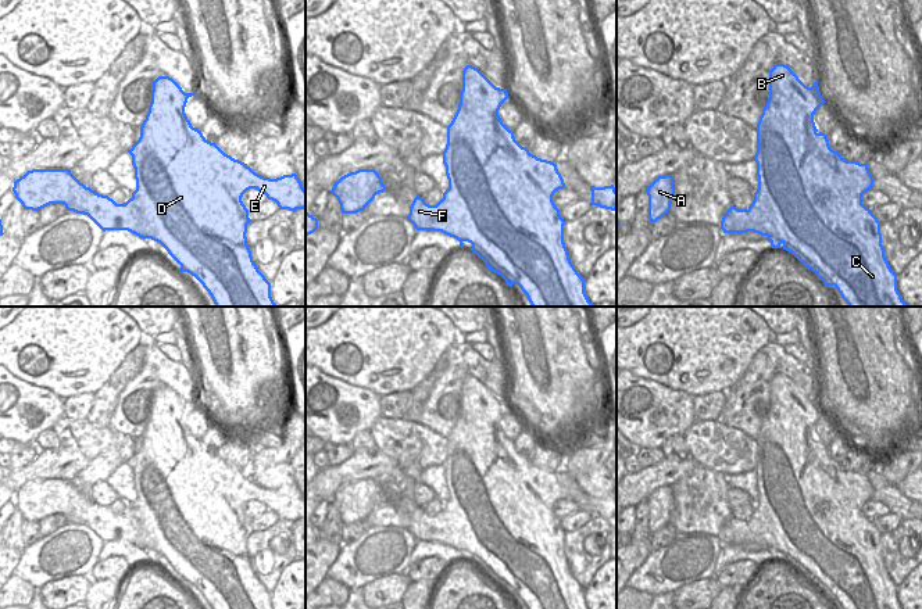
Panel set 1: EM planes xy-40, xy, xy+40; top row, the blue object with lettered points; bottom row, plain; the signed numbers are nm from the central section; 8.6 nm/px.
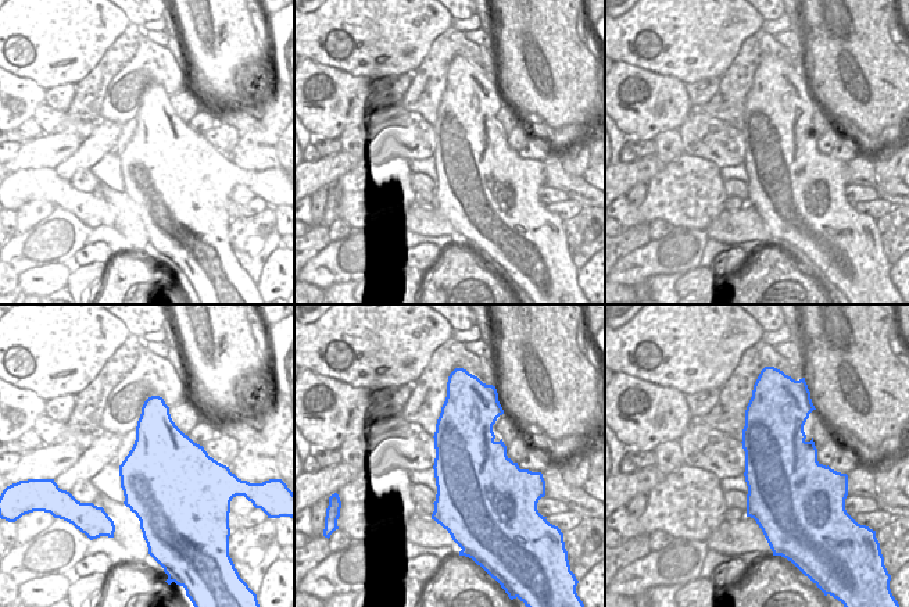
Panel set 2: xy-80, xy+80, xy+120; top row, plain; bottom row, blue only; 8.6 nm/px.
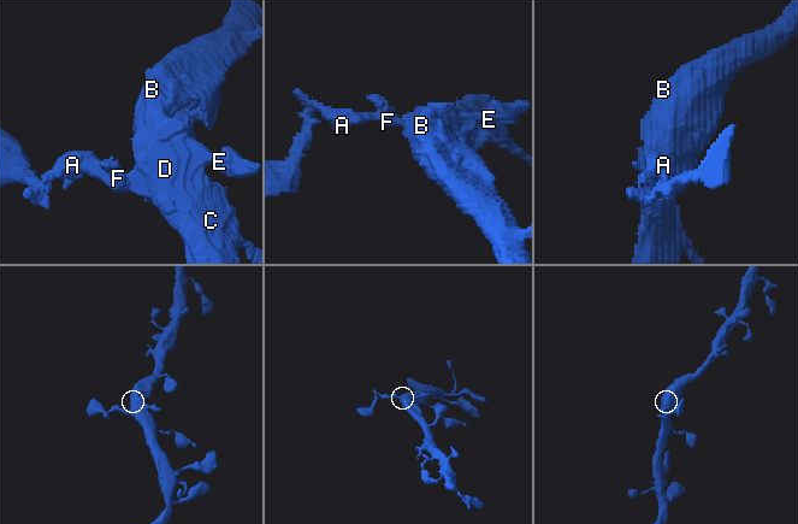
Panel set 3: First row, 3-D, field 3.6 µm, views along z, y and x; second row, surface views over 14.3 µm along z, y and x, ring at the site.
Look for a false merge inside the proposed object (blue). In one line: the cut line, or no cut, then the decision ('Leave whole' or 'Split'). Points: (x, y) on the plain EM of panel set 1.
No split. Leave whole

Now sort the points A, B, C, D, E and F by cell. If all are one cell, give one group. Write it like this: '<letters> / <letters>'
A B C D E F

